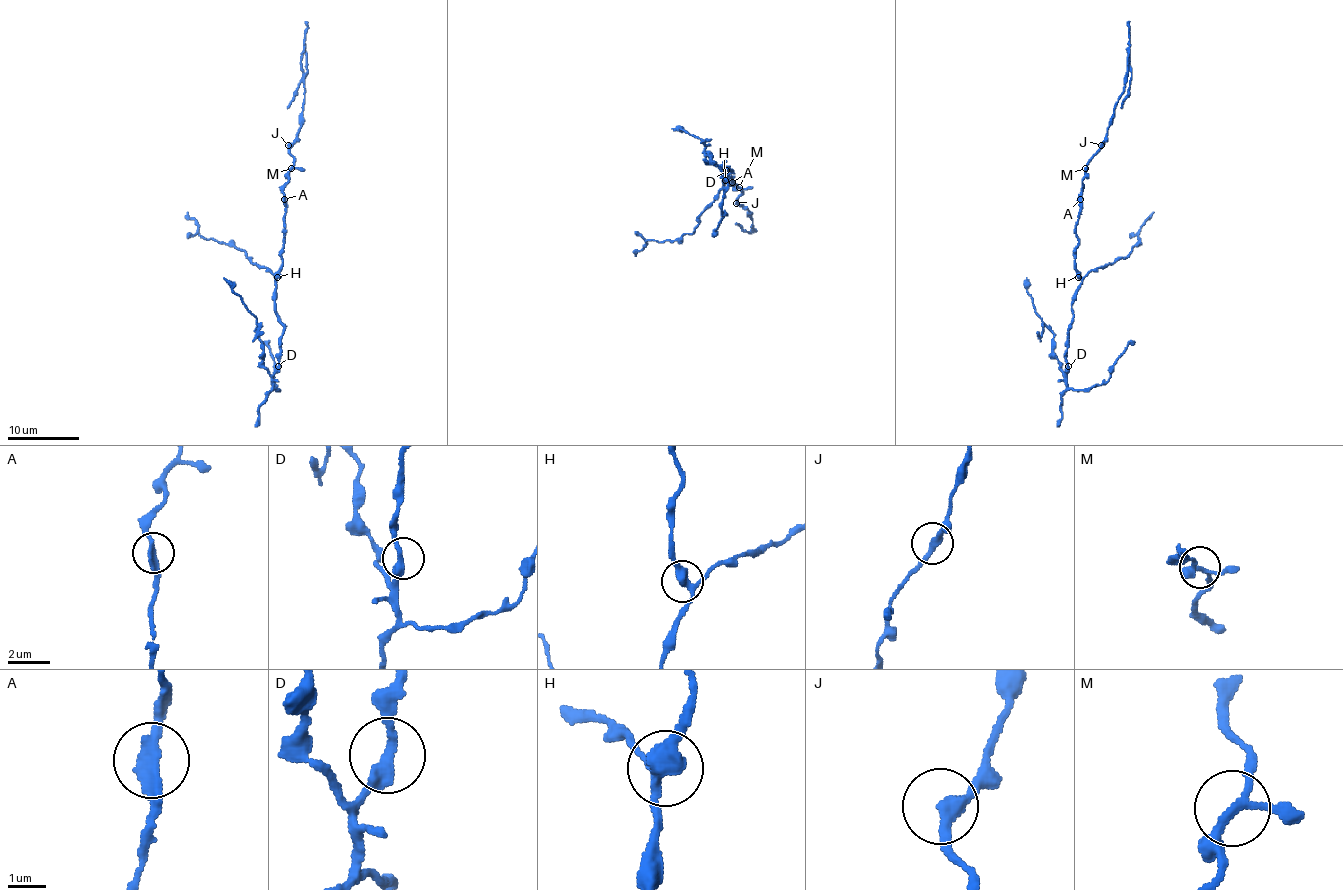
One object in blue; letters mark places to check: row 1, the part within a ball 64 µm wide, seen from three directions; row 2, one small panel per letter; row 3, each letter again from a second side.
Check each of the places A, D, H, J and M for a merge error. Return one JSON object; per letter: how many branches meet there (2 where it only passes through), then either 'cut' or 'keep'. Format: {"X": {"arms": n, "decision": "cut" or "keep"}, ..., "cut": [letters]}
{"A": {"arms": 2, "decision": "keep"}, "D": {"arms": 2, "decision": "keep"}, "H": {"arms": 3, "decision": "keep"}, "J": {"arms": 2, "decision": "keep"}, "M": {"arms": 3, "decision": "keep"}, "cut": []}

